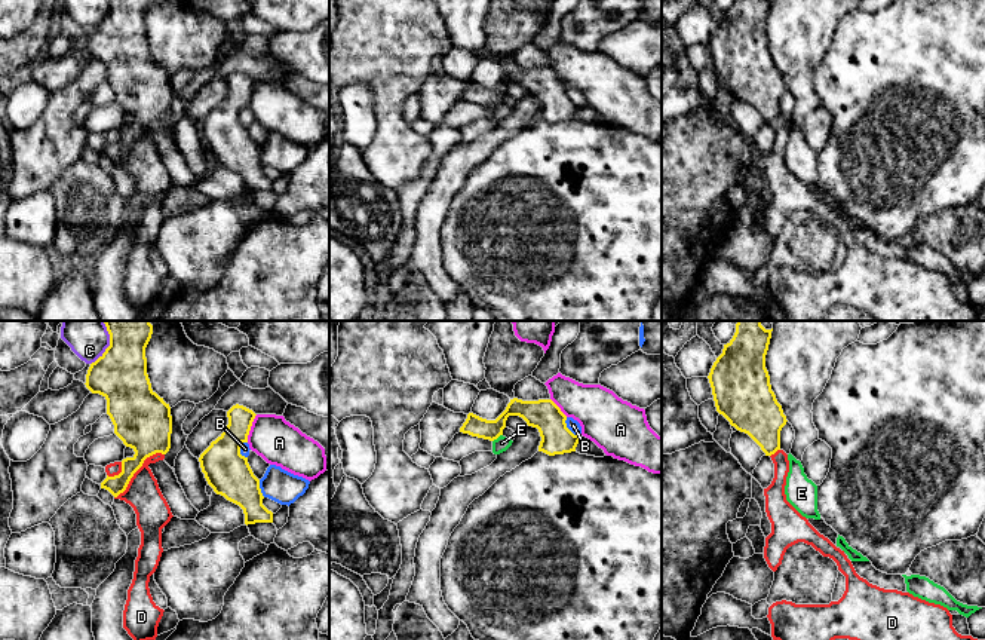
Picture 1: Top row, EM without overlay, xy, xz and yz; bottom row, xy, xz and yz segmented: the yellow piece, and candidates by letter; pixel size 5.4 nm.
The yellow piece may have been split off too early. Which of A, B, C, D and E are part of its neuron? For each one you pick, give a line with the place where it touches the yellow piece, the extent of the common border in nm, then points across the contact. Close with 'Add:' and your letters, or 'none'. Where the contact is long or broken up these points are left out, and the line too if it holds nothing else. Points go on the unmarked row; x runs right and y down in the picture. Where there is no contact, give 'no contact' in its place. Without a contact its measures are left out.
Add: none

